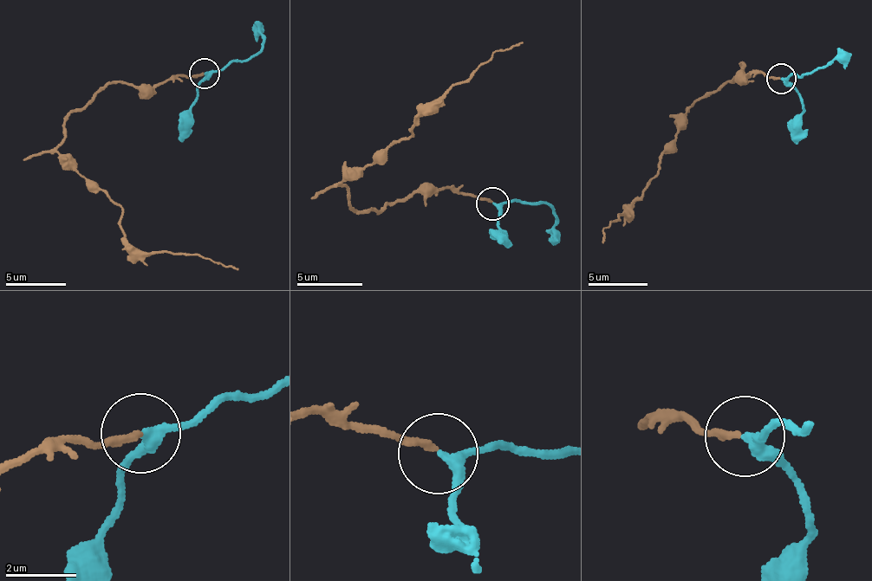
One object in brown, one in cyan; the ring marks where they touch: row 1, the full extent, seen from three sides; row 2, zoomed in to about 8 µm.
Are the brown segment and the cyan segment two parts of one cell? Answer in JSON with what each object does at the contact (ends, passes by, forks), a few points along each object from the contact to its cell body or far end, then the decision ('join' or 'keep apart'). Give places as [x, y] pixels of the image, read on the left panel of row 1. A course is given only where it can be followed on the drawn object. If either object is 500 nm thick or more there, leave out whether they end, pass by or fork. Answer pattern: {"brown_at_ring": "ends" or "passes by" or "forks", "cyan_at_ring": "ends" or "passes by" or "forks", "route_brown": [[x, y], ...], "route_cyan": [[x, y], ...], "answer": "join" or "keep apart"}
{"brown_at_ring": "ends", "cyan_at_ring": "passes by", "route_brown": [[205, 74], [153, 87], [107, 82], [72, 111], [57, 148], [121, 208], [139, 249], [237, 269]], "route_cyan": [[204, 74], [255, 58], [263, 41], [257, 25]], "answer": "join"}

